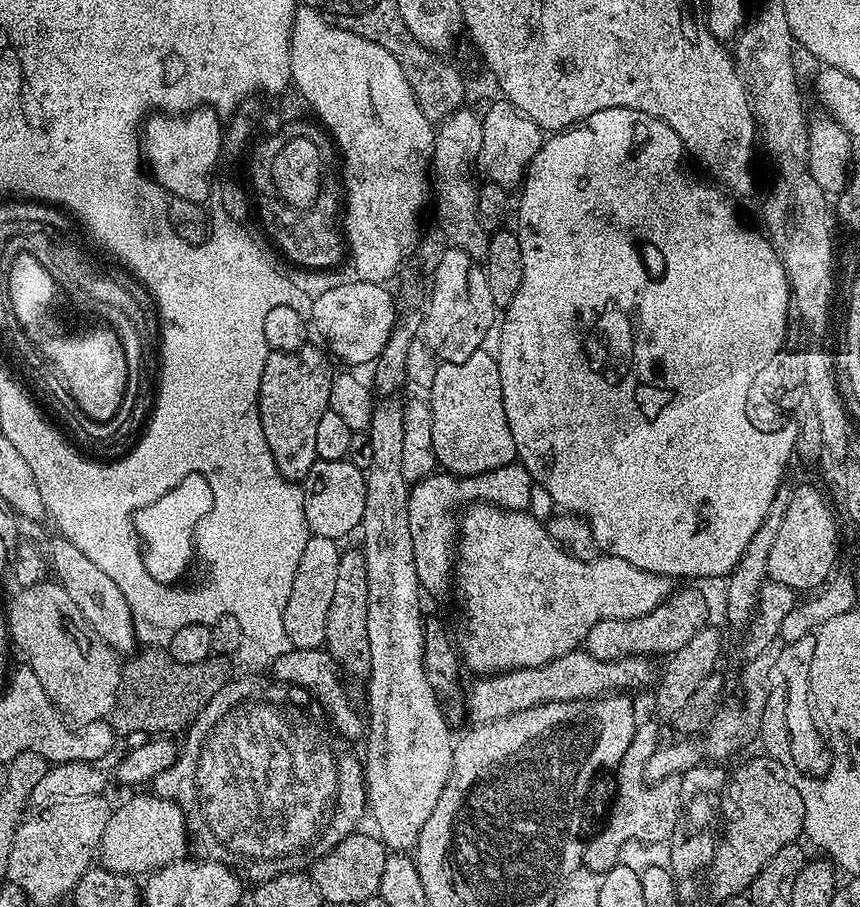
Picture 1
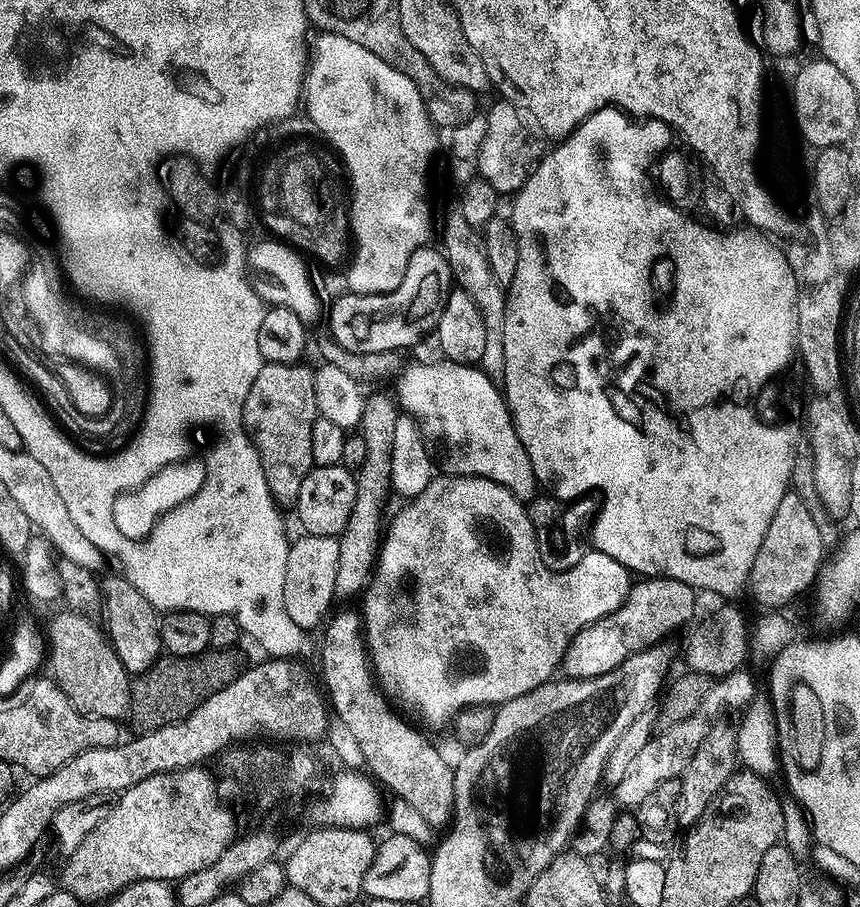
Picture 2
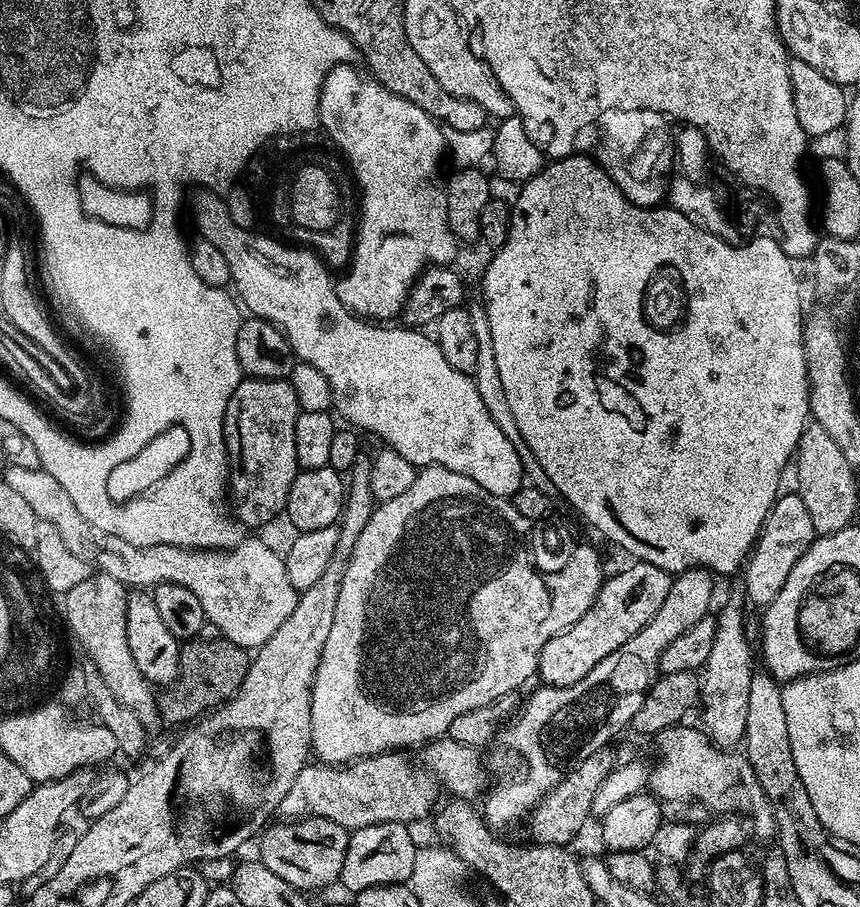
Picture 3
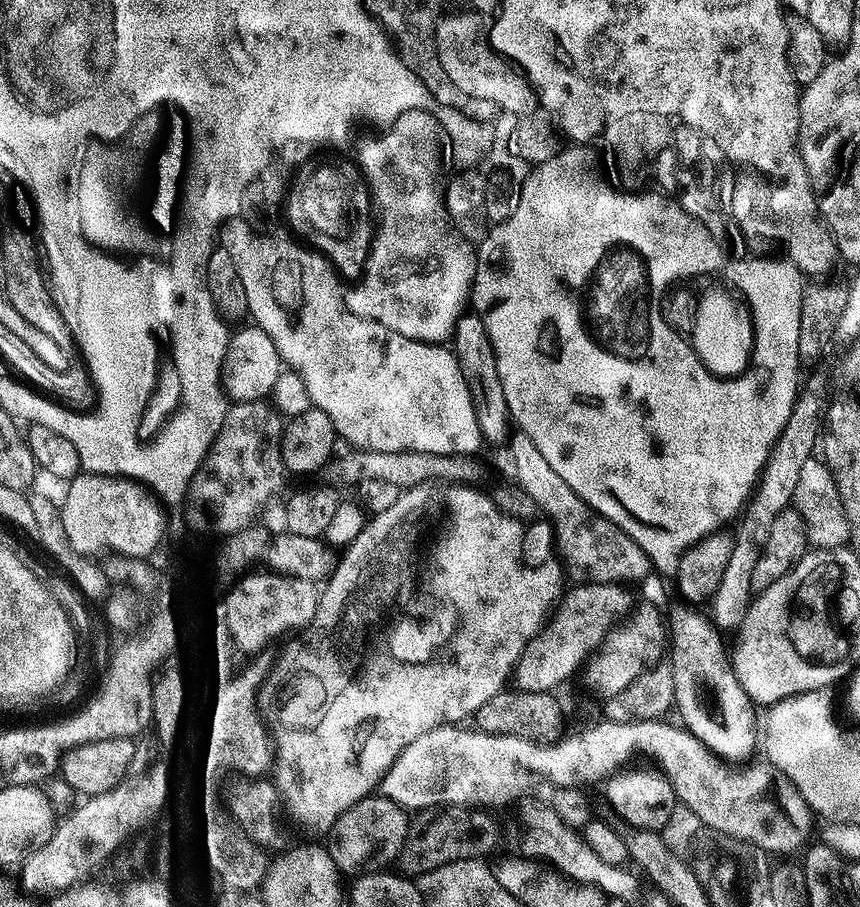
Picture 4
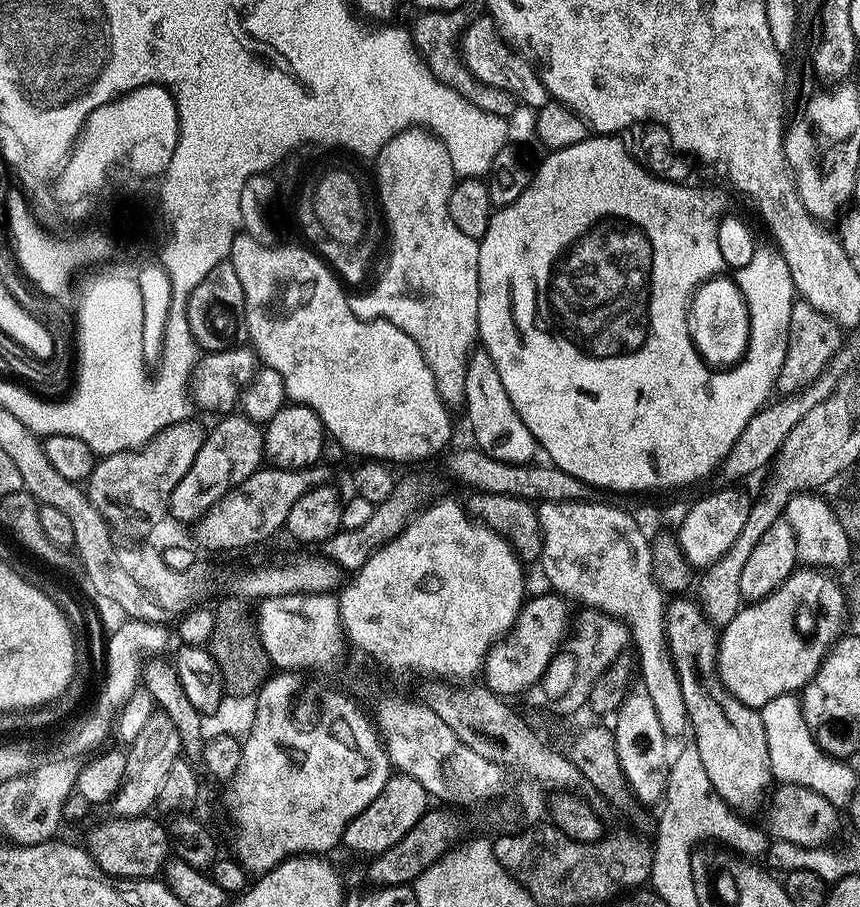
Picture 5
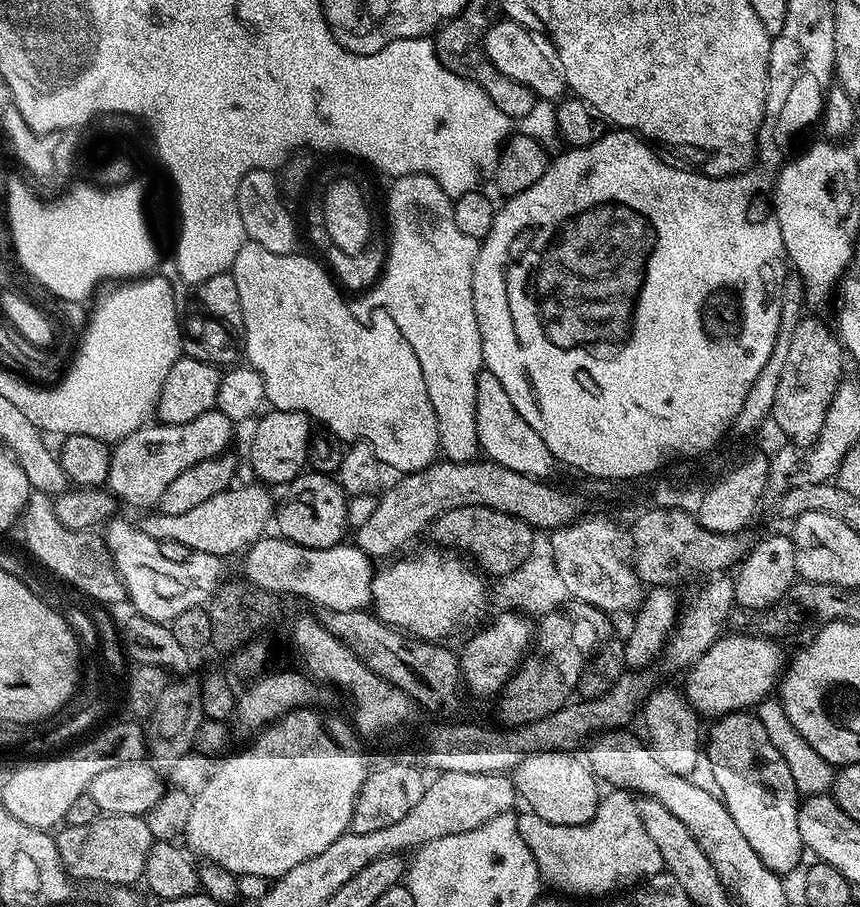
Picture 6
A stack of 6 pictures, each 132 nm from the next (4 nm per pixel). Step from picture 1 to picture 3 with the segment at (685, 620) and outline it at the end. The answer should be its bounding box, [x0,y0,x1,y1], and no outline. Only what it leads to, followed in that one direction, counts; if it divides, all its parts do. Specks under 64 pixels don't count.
[536,562,673,688]

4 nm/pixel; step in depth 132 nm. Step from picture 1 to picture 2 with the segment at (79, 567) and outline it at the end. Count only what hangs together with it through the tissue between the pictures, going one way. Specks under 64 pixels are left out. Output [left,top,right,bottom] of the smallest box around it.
[102,576,162,673]

